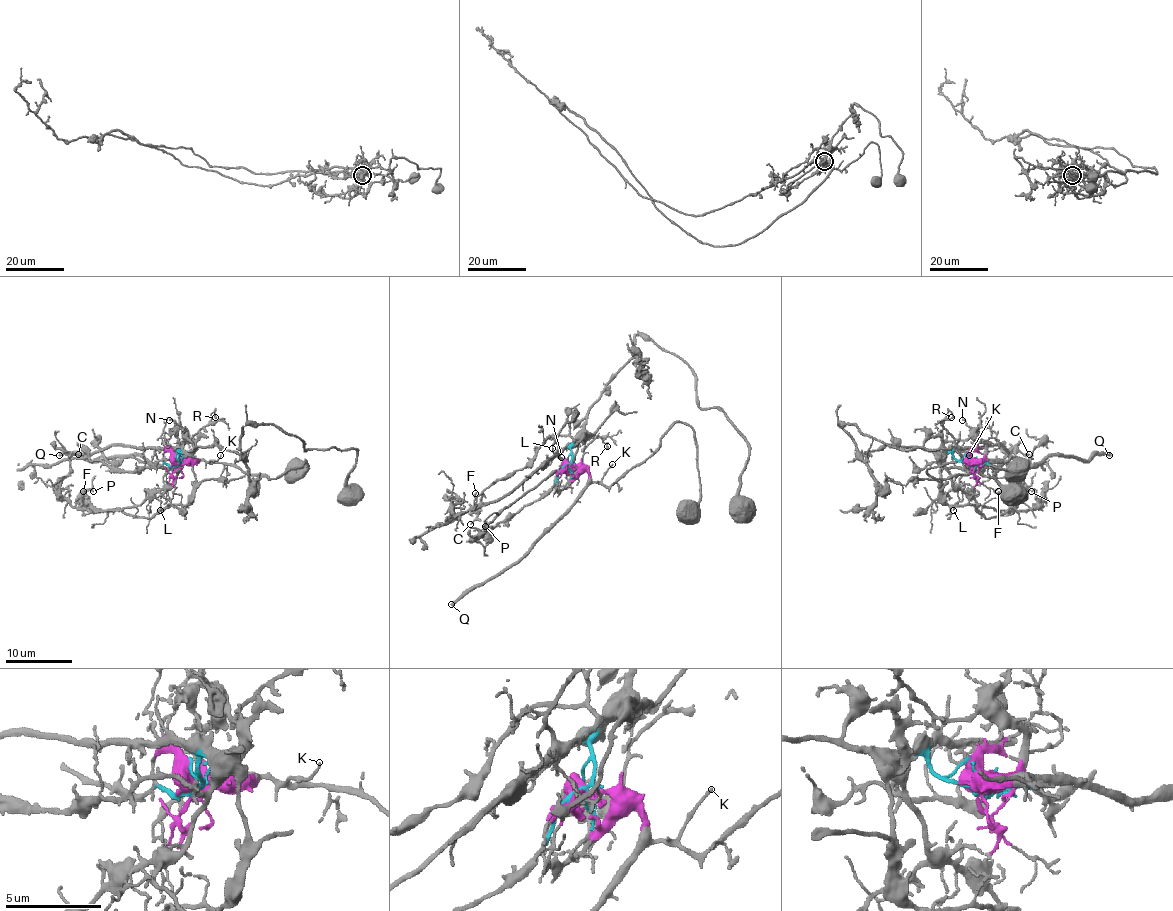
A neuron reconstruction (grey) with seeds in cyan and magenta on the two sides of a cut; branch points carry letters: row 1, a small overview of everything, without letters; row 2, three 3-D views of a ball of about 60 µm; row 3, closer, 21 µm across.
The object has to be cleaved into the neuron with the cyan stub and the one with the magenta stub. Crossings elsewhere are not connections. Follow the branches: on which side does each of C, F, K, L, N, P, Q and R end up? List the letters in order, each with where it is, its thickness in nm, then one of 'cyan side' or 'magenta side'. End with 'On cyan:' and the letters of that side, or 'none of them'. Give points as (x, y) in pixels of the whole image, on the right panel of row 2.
C: at (1029, 454); 130 nm thick; cyan side
F: at (998, 491); 120 nm thick; cyan side
K: at (969, 455); 100 nm thick; magenta side
L: at (953, 510); 120 nm thick; cyan side
N: at (962, 420); 110 nm thick; magenta side
P: at (1031, 491); 110 nm thick; cyan side
Q: at (1109, 455); 360 nm thick; magenta side
R: at (951, 417); 130 nm thick; magenta side
On cyan: C, F, L, P

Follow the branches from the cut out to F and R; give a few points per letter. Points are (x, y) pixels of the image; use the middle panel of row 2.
F: (569, 464), (574, 439), (491, 503), (474, 508), (476, 493)
R: (569, 464), (578, 468), (578, 474), (571, 481), (576, 476), (583, 451), (596, 438), (601, 438), (608, 446)

